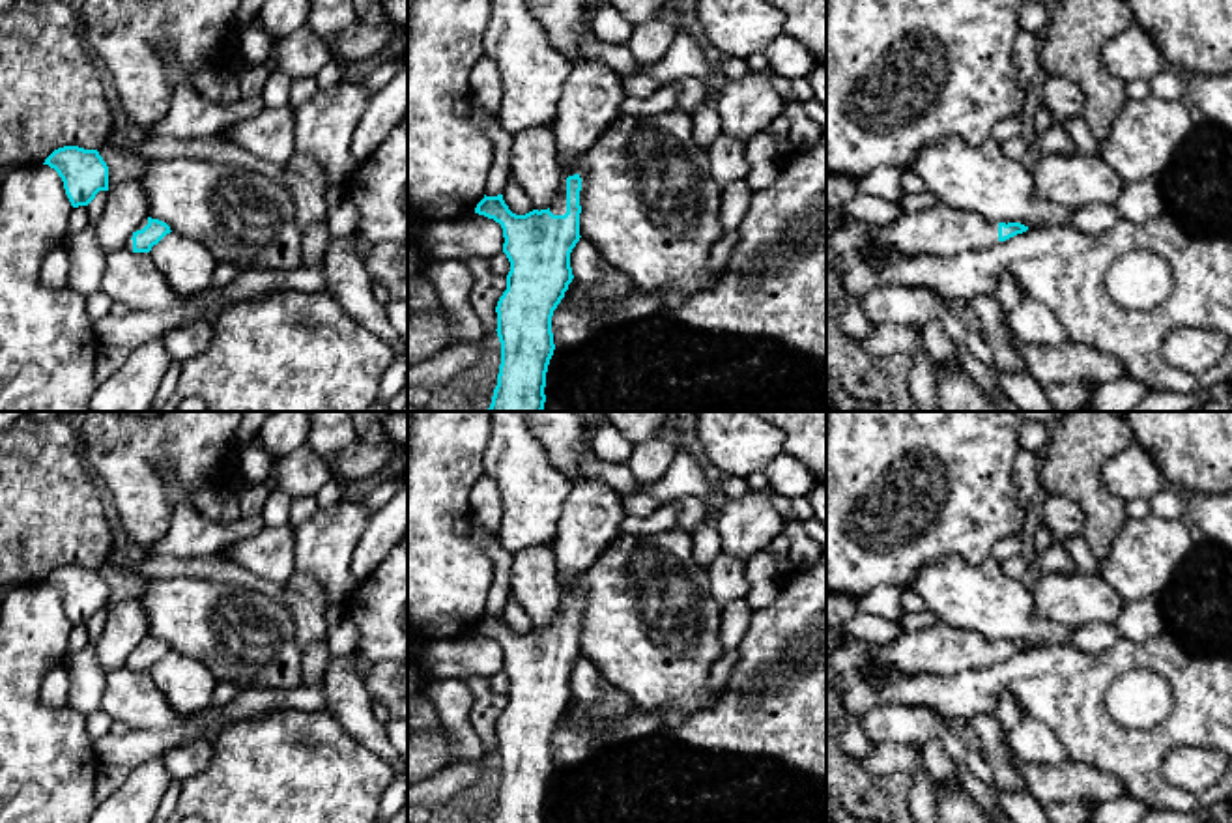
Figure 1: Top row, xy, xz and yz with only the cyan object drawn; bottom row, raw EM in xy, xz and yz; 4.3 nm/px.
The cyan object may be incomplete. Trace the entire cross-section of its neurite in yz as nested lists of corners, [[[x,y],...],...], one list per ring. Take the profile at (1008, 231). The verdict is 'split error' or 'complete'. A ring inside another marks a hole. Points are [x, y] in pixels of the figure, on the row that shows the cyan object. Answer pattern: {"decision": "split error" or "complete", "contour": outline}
{"decision": "split error", "contour": [[[935,204],[912,213],[901,211],[888,226],[875,228],[871,245],[890,264],[916,254],[957,256],[981,251],[1026,230],[1021,223],[987,223],[974,213]]]}

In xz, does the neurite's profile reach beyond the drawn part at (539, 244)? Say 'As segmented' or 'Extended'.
Extended

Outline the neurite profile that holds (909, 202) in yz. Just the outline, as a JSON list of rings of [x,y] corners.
[[[931,193],[903,195],[901,200],[897,202],[899,211],[903,213],[920,211],[935,204],[938,204],[938,200]]]

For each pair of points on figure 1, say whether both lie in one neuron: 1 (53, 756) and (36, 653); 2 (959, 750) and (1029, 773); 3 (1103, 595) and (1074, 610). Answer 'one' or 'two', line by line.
1: one
2: two
3: one

